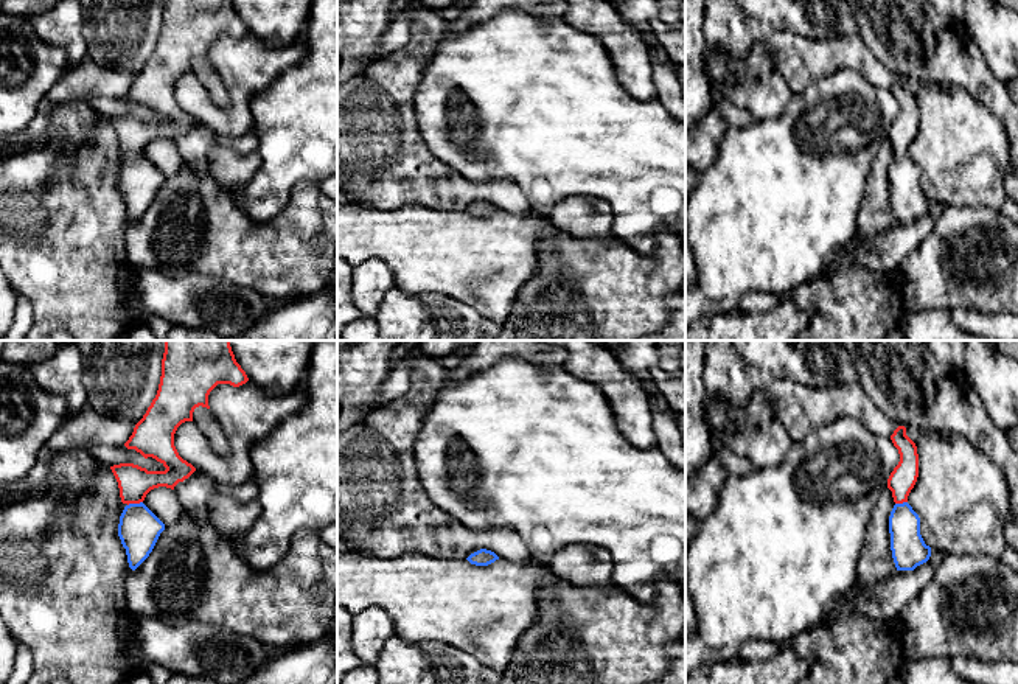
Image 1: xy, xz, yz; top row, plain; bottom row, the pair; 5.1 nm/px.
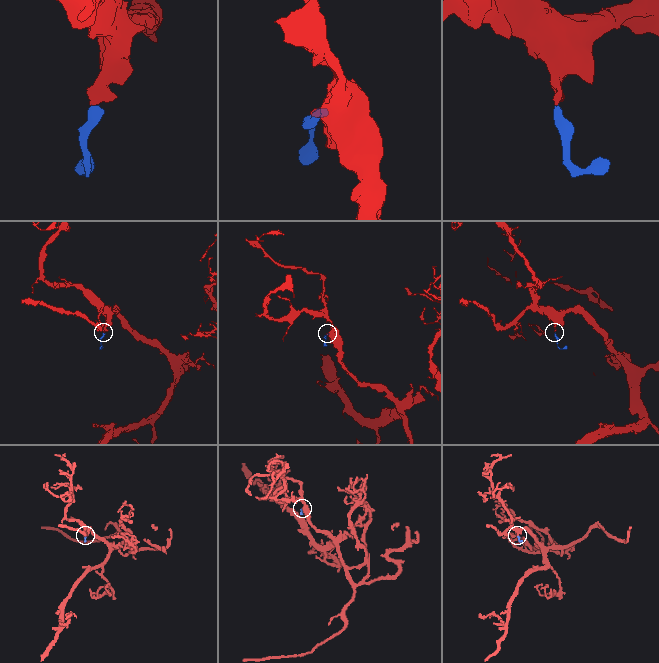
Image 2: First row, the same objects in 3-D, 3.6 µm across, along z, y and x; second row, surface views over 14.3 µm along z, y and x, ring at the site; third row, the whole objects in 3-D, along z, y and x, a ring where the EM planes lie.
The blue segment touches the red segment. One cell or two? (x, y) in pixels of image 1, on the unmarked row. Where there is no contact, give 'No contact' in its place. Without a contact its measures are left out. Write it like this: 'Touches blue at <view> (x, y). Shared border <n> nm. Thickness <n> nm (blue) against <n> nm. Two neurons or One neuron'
Touches blue at xy (134, 156). Shared border 80 nm. Thickness 220 nm (blue) against 170 nm. One neuron

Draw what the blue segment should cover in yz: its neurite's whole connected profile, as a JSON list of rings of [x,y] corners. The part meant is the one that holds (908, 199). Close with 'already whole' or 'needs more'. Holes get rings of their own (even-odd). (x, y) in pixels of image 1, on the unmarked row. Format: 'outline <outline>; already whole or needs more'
outline [[[898,78],[891,92],[900,106],[900,113],[887,131],[895,154],[889,168],[891,202],[897,222],[914,222],[931,208],[931,199],[920,187],[920,169],[908,155],[919,129],[919,106],[905,78]]]; needs more

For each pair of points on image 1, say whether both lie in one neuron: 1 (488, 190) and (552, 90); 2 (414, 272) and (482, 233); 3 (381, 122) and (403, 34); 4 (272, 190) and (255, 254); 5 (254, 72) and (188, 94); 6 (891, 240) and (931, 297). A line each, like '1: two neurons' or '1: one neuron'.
1: two neurons
2: one neuron
3: two neurons
4: two neurons
5: one neuron
6: two neurons

